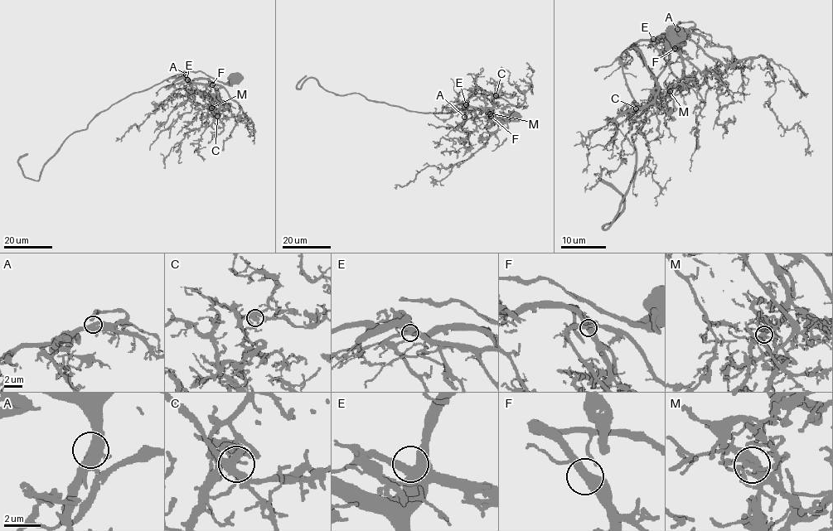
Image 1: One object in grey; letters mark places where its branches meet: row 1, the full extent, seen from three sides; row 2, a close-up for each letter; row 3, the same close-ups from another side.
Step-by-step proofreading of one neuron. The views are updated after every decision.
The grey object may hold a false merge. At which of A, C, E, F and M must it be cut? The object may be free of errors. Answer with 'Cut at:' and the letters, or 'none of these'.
Cut at: none of these

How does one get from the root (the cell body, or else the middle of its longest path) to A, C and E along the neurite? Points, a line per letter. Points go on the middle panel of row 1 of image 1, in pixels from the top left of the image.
A: (513, 116), (470, 118), (462, 127), (464, 117)
C: (513, 116), (470, 118), (461, 126), (468, 98), (476, 87), (496, 95)
E: (513, 116), (470, 118), (462, 127), (466, 104)

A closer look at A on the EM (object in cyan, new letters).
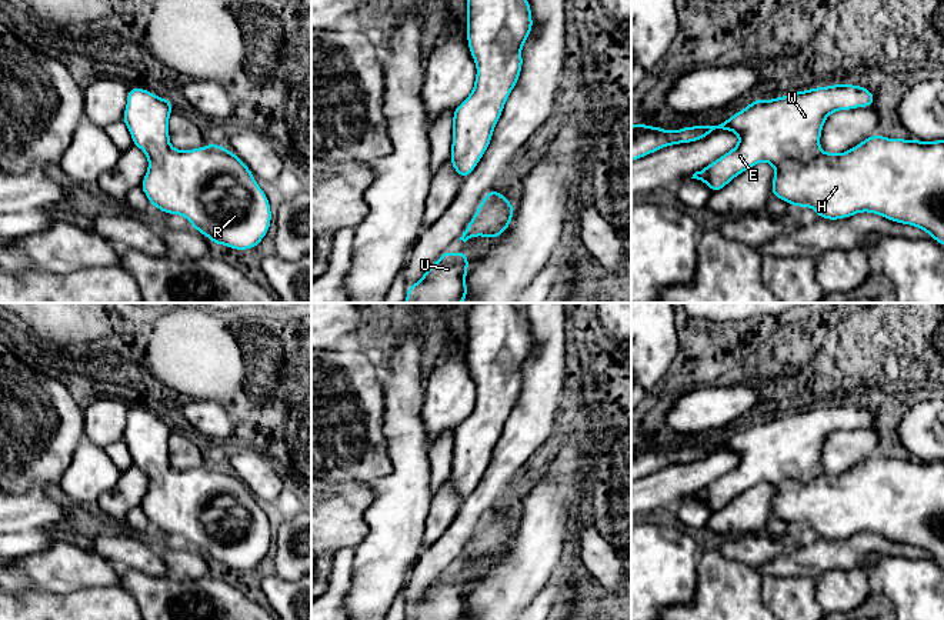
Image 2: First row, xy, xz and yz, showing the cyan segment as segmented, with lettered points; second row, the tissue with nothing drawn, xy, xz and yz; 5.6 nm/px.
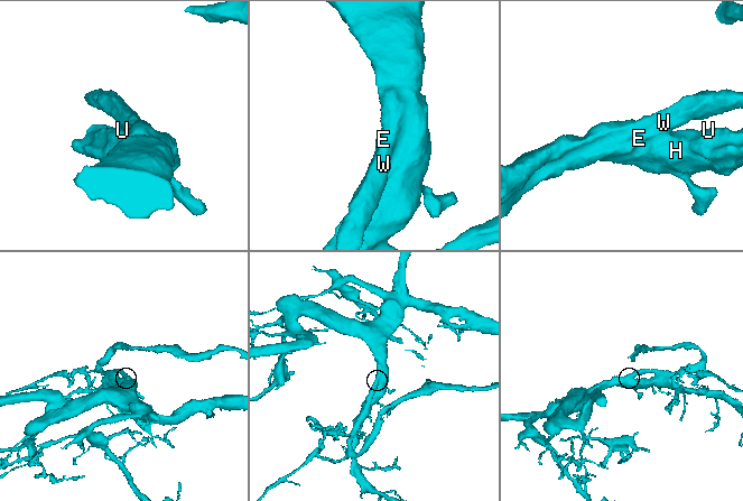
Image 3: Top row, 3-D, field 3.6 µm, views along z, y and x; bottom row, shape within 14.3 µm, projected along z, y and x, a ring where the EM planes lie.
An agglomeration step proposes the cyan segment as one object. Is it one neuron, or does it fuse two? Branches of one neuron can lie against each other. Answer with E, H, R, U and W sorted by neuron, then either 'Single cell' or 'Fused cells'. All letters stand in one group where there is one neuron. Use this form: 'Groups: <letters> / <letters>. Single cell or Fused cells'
Groups: E H R U W. Single cell

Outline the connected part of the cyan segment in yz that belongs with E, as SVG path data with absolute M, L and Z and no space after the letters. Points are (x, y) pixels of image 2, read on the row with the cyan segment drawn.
M841 83L771 100L753 100L743 111L710 126L686 126L668 131L637 123L631 126L631 161L667 146L706 139L711 131L734 131L740 136L738 144L691 177L703 180L713 193L720 191L754 164L767 161L775 169L773 197L790 206L811 207L818 219L827 220L870 211L891 221L923 229L937 243L944 244L944 140L924 143L917 139L887 139L875 134L840 154L824 153L818 147L821 129L833 111L870 107L874 101L874 94L868 89Z

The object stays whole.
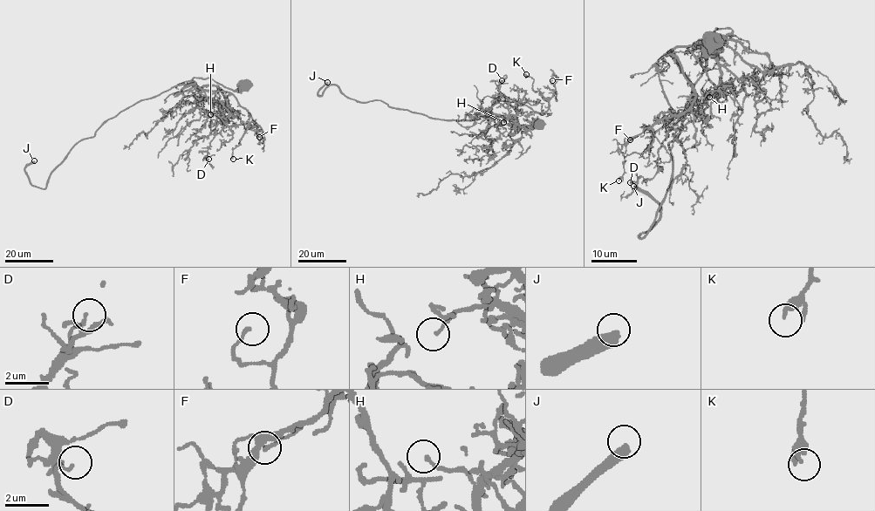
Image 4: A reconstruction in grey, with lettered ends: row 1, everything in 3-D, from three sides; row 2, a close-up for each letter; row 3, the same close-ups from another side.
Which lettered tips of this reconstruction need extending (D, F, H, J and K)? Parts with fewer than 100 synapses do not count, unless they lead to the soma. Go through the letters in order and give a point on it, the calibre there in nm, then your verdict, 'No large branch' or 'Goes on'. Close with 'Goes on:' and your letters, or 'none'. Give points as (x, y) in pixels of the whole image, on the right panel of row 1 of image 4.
D: Place: (630, 182). Thickness 120 nm. No large branch
F: Place: (630, 139). Thickness 160 nm. No large branch
H: Place: (709, 97). Thickness 100 nm. No large branch
J: Place: (633, 186). Thickness 440 nm. Goes on
K: Place: (618, 180). Thickness 320 nm. No large branch
Goes on: J

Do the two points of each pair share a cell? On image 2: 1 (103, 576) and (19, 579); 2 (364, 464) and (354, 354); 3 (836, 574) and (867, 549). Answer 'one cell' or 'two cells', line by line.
1: one cell
2: one cell
3: one cell

